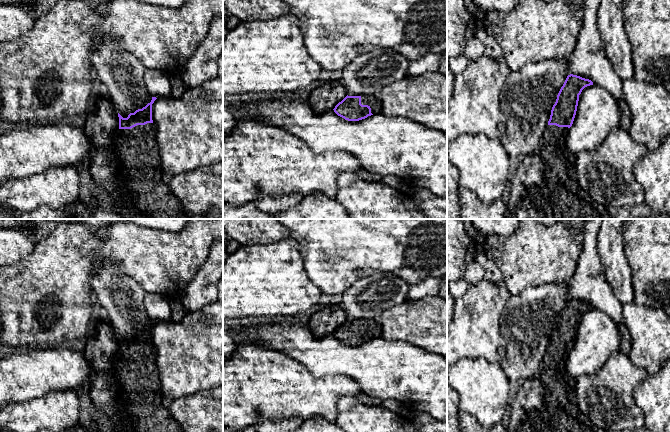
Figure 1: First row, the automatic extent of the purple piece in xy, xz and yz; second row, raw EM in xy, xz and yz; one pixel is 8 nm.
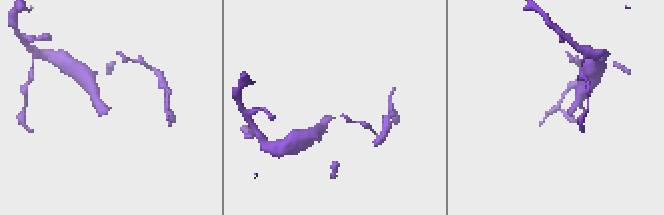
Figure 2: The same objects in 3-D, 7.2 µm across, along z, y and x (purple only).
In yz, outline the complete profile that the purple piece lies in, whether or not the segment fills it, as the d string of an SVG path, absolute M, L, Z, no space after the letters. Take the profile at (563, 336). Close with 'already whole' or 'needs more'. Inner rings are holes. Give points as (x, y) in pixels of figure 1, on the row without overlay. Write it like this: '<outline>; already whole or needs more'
M573 298L567 300L539 367L539 378L544 389L544 405L550 417L551 432L607 432L597 427L579 408L576 398L576 379L568 372L568 356L576 339L579 319L590 309L593 309L593 306L589 303Z; needs more

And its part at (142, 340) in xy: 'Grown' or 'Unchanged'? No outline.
Grown

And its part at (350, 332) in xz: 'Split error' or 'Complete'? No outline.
Split error

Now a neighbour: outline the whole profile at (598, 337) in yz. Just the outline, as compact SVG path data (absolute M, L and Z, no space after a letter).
M594 308L585 311L579 319L576 339L568 356L568 372L574 379L597 373L609 357L620 350L620 343L618 325L607 313Z

